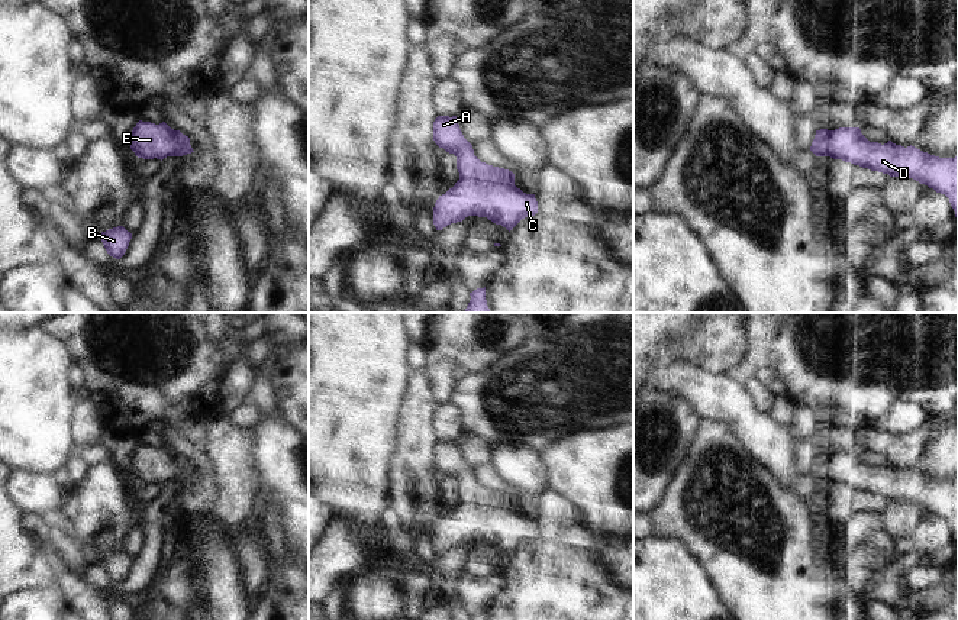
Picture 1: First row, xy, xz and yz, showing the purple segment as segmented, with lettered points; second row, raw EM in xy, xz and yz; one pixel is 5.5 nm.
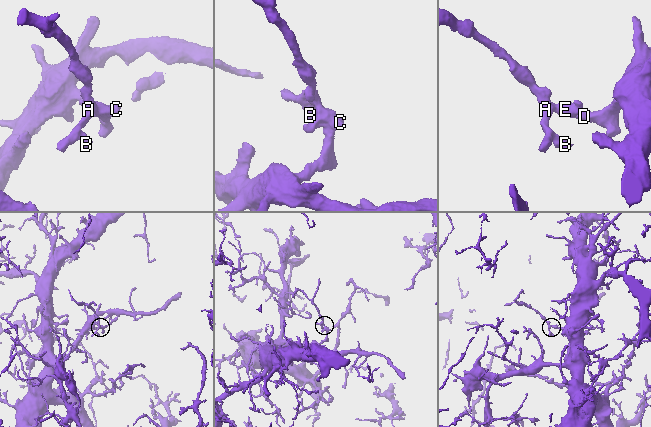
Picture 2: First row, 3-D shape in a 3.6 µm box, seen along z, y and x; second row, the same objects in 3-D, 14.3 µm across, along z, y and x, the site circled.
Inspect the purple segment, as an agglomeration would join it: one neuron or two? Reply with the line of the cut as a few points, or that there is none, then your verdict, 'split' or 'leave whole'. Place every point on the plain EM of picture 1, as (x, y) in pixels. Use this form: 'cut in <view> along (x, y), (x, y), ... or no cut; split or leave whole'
no cut; leave whole

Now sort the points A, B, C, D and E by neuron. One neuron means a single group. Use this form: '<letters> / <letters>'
A B C D E

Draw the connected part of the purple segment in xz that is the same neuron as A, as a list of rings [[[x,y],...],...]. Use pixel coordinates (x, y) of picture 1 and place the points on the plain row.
[[[438,440],[433,446],[433,465],[457,481],[459,504],[433,532],[433,549],[442,555],[468,540],[487,542],[509,556],[525,542],[538,537],[535,519],[515,510],[509,494],[481,487],[472,469],[464,462],[457,440]]]

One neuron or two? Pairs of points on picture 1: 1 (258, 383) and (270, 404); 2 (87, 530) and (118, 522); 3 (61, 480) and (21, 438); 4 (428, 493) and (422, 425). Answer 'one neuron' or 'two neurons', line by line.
1: one neuron
2: one neuron
3: two neurons
4: one neuron

